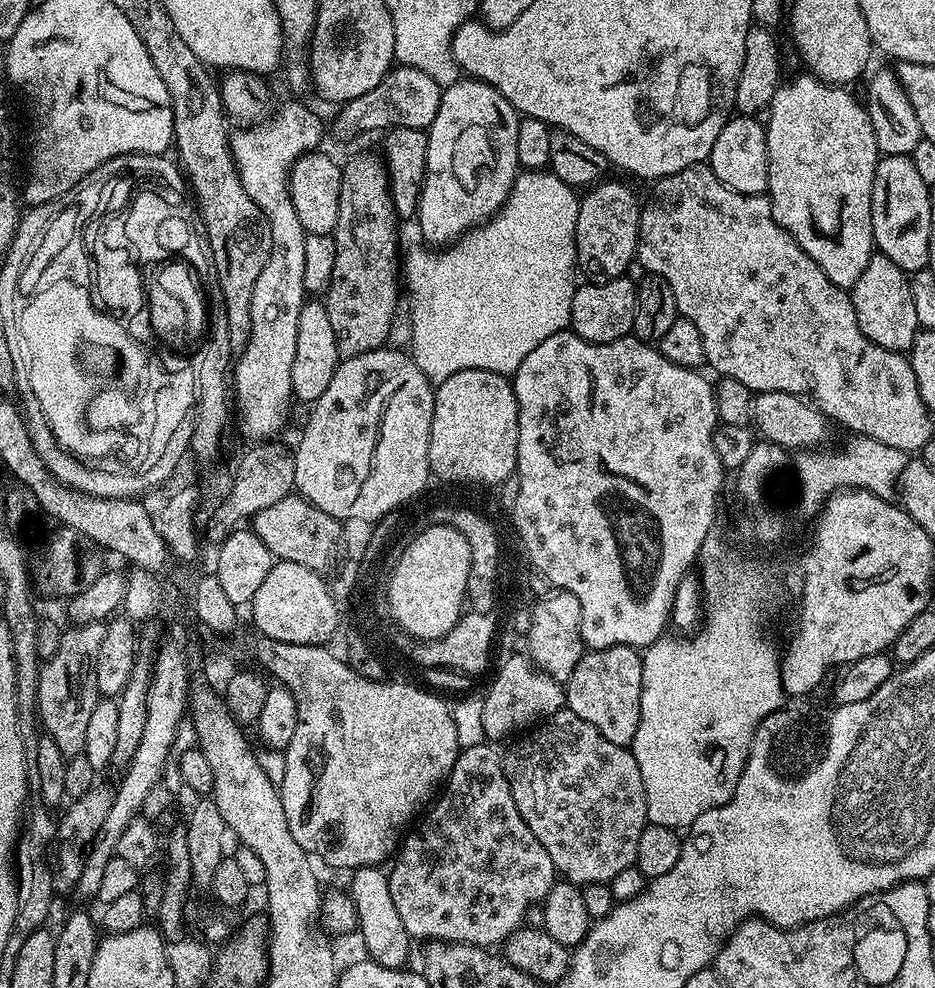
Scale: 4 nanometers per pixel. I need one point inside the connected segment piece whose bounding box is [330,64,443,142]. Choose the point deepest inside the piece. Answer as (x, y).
(407, 98)

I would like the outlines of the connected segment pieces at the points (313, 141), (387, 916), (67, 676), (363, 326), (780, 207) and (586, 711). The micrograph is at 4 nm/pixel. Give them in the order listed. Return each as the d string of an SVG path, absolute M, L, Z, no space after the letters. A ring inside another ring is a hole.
M284 104L280 108L280 113L273 115L271 118L248 127L245 127L244 132L233 131L230 136L230 143L232 145L232 156L236 159L236 169L240 175L242 186L246 186L246 194L250 194L250 198L254 198L254 202L262 210L262 214L268 220L270 226L270 234L272 235L272 249L270 250L270 258L266 262L266 266L262 270L262 274L258 274L258 282L254 284L254 294L250 298L250 338L248 344L244 347L244 351L239 353L238 359L234 364L234 388L236 384L236 398L234 394L234 404L244 411L244 432L249 436L252 442L264 442L269 438L275 437L276 431L280 428L280 420L284 420L288 416L287 408L288 403L293 403L294 397L291 386L291 370L294 365L295 350L298 345L298 320L299 315L302 313L302 308L306 301L306 293L304 291L304 283L302 282L302 269L306 267L306 242L304 237L306 235L302 222L298 222L298 214L294 211L294 202L290 198L290 190L288 189L288 179L292 173L292 165L296 163L299 156L304 156L307 152L315 152L321 147L320 139L326 136L326 124L320 121L320 116L316 112L311 112L304 104Z
M383 867L357 868L351 873L352 888L350 895L356 911L358 937L364 943L367 959L378 962L378 966L404 968L408 955L412 952L414 941L409 936L402 918L394 907L394 898L390 898L388 872Z
M97 622L69 628L69 632L61 638L56 653L43 661L36 695L39 723L67 758L83 753L90 717L94 706L102 698L98 690L98 650L102 650L108 625Z
M379 155L356 156L342 168L342 198L338 198L338 226L334 278L326 293L331 329L341 357L366 354L389 343L396 303L402 300L402 260L396 257L398 217L388 189L388 170Z
M811 74L803 75L796 76L793 80L785 79L774 94L772 104L766 110L766 117L768 116L768 120L766 119L766 131L768 134L768 191L766 195L772 201L774 218L795 238L798 246L802 246L802 250L806 250L806 254L810 254L810 258L814 258L814 262L818 262L818 266L822 266L822 274L826 274L826 278L830 278L830 282L834 282L834 286L851 290L854 282L858 282L858 278L862 278L862 270L866 270L866 266L874 254L872 242L872 191L874 190L874 170L882 154L876 145L874 126L870 122L867 107L861 101L860 104L856 101L854 93L848 92L852 90L838 84L828 84Z
M630 646L588 650L566 682L566 707L578 714L578 718L586 718L614 746L631 745L638 730L643 661L643 655Z

